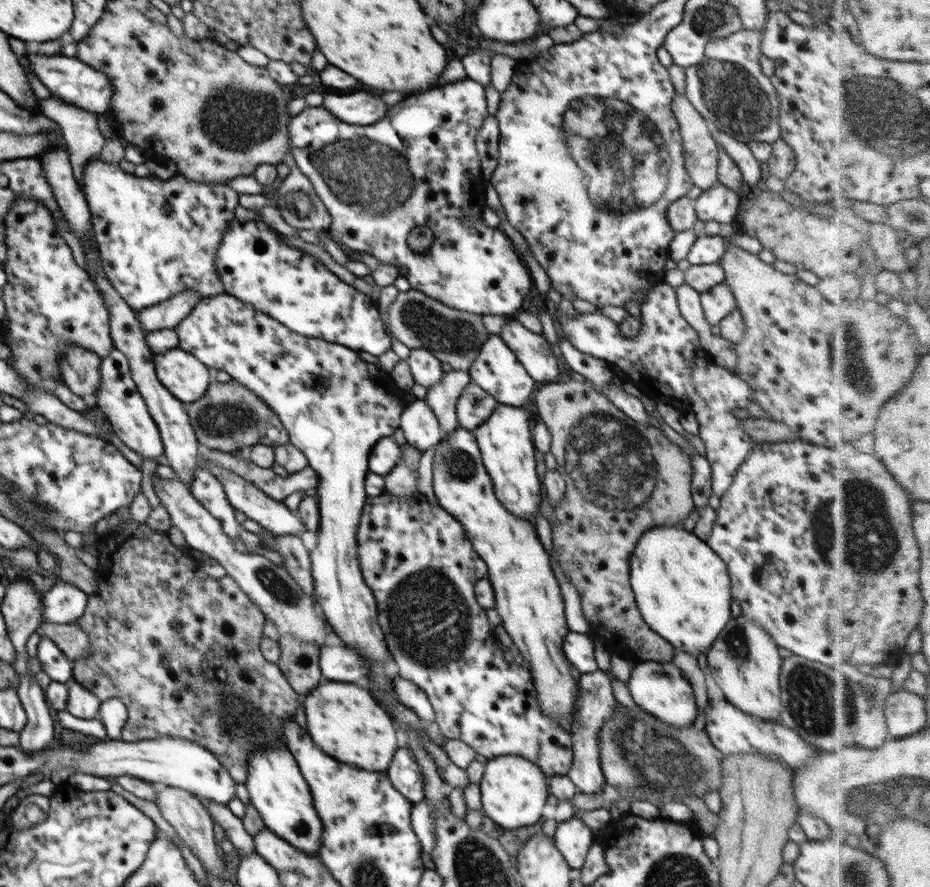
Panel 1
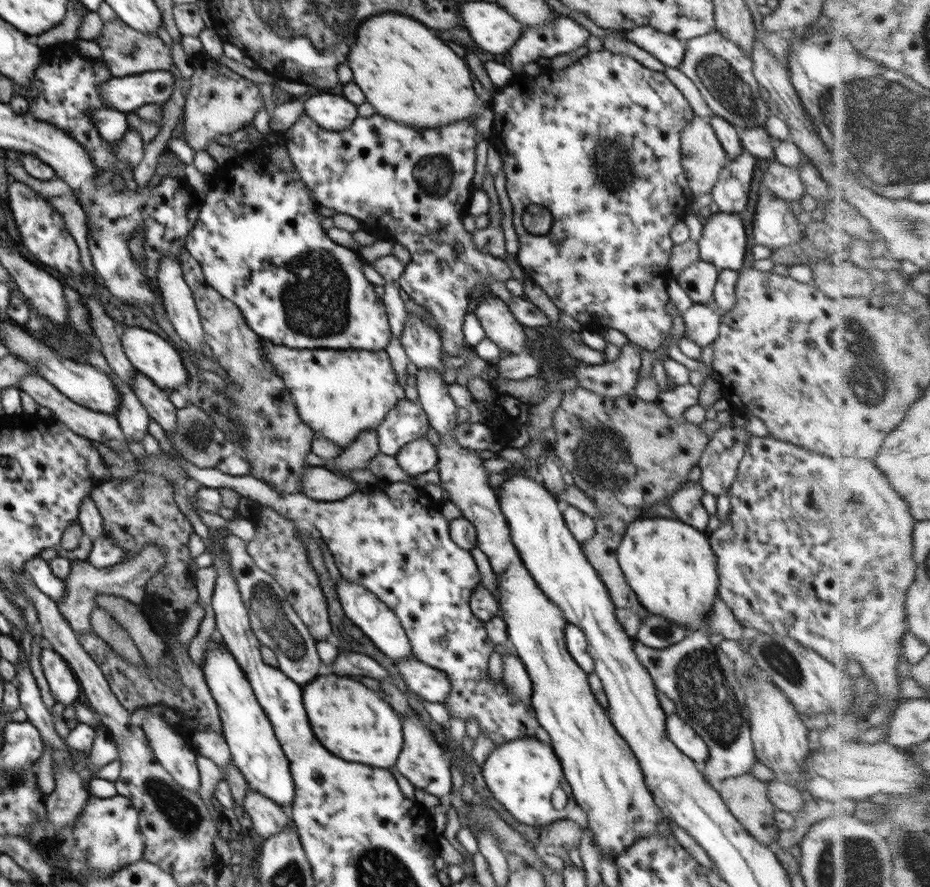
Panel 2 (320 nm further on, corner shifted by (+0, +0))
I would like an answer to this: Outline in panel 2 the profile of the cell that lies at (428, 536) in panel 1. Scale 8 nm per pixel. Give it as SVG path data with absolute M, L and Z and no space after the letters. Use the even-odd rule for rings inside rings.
M164 438L162 450L173 459L181 462L189 478L210 488L228 487L234 489L242 497L256 500L258 503L274 508L278 514L286 516L297 523L314 526L320 530L323 542L328 546L334 558L334 564L346 580L361 584L373 592L399 618L401 625L412 645L413 656L420 662L433 666L448 675L452 686L445 700L450 718L462 718L464 722L476 720L480 726L480 734L486 734L494 746L530 736L536 736L532 718L529 715L529 704L514 698L503 682L494 683L488 677L488 658L492 654L494 644L487 635L485 623L474 616L469 600L475 586L480 583L480 570L469 550L460 548L449 533L449 522L441 514L441 504L425 493L422 488L413 487L406 482L390 483L380 489L357 490L334 502L318 502L308 498L304 493L278 494L269 484L249 475L228 476L217 467L198 468L191 462L179 458L178 452L171 450L171 444Z

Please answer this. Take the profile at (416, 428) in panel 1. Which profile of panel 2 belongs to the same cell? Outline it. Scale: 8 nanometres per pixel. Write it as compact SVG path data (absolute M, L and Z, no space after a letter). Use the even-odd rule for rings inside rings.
M426 436L405 444L398 451L395 459L406 474L417 478L424 472L432 470L439 462L437 450Z

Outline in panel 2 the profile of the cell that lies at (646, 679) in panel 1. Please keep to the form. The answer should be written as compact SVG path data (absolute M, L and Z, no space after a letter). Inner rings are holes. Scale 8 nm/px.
M678 714L666 715L666 734L674 746L695 763L700 764L708 760L709 750L706 743Z

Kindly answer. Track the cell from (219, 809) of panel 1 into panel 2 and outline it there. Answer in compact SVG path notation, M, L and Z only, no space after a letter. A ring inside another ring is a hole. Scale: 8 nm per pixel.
M150 714L140 728L154 756L174 778L174 782L198 794L201 780L196 764L197 755L188 748L186 740L158 714Z

